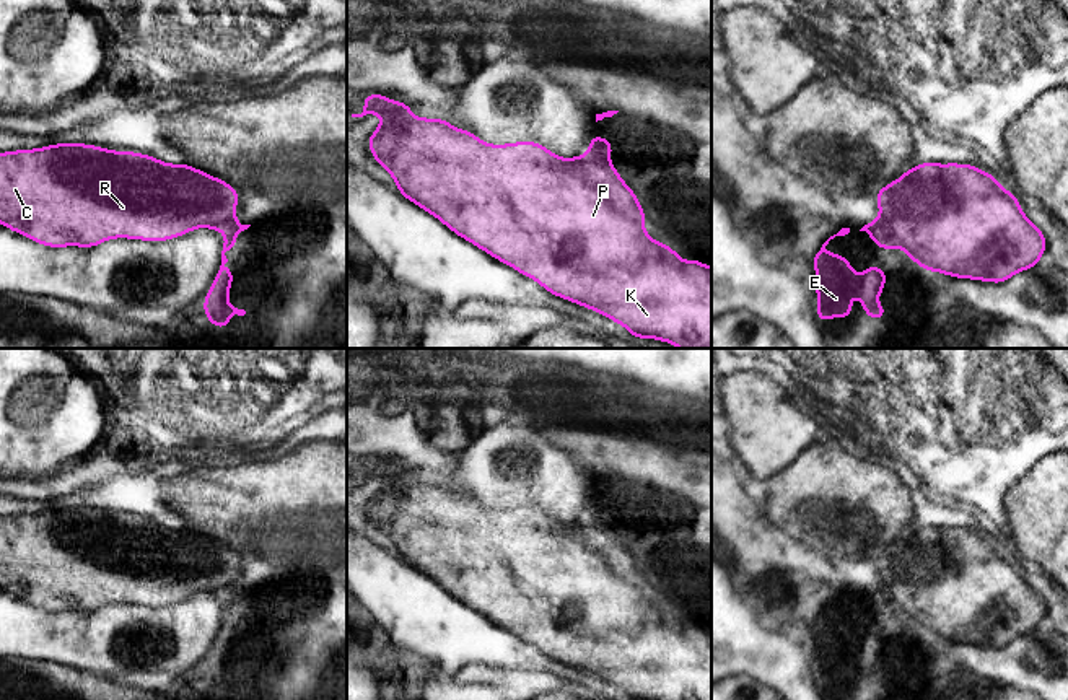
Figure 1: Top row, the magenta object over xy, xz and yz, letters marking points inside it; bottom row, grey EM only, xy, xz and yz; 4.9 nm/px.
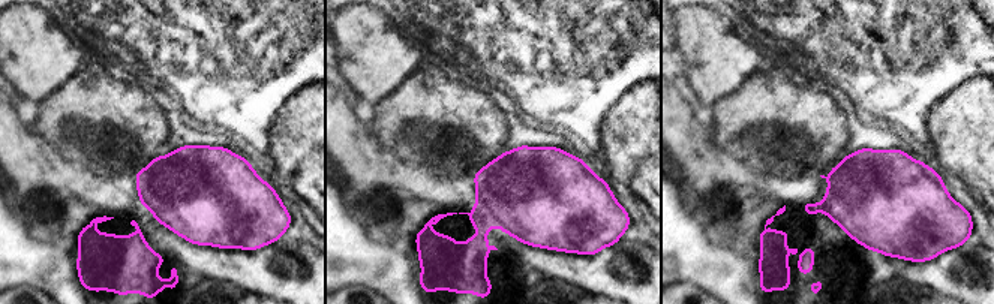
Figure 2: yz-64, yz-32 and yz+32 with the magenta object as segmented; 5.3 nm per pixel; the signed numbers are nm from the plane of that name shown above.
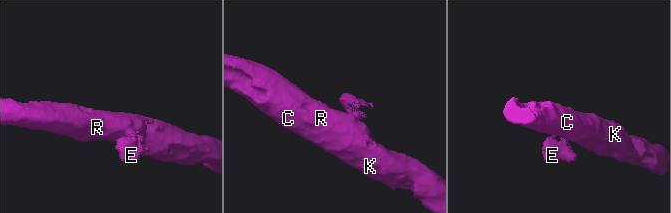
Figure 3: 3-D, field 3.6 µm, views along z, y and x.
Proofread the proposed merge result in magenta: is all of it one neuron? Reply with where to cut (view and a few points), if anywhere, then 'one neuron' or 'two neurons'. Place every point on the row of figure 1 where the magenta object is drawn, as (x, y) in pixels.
cut yz (876, 220), (897, 244); two neurons

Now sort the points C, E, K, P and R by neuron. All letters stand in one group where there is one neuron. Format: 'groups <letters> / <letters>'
groups C K P R / E

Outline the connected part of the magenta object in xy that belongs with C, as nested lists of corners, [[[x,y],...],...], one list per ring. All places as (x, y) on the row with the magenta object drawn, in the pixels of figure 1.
[[[57,143],[0,153],[0,225],[50,247],[93,247],[107,239],[166,241],[195,228],[226,233],[236,223],[238,190],[189,164],[163,163],[150,155],[114,151],[85,143]]]

